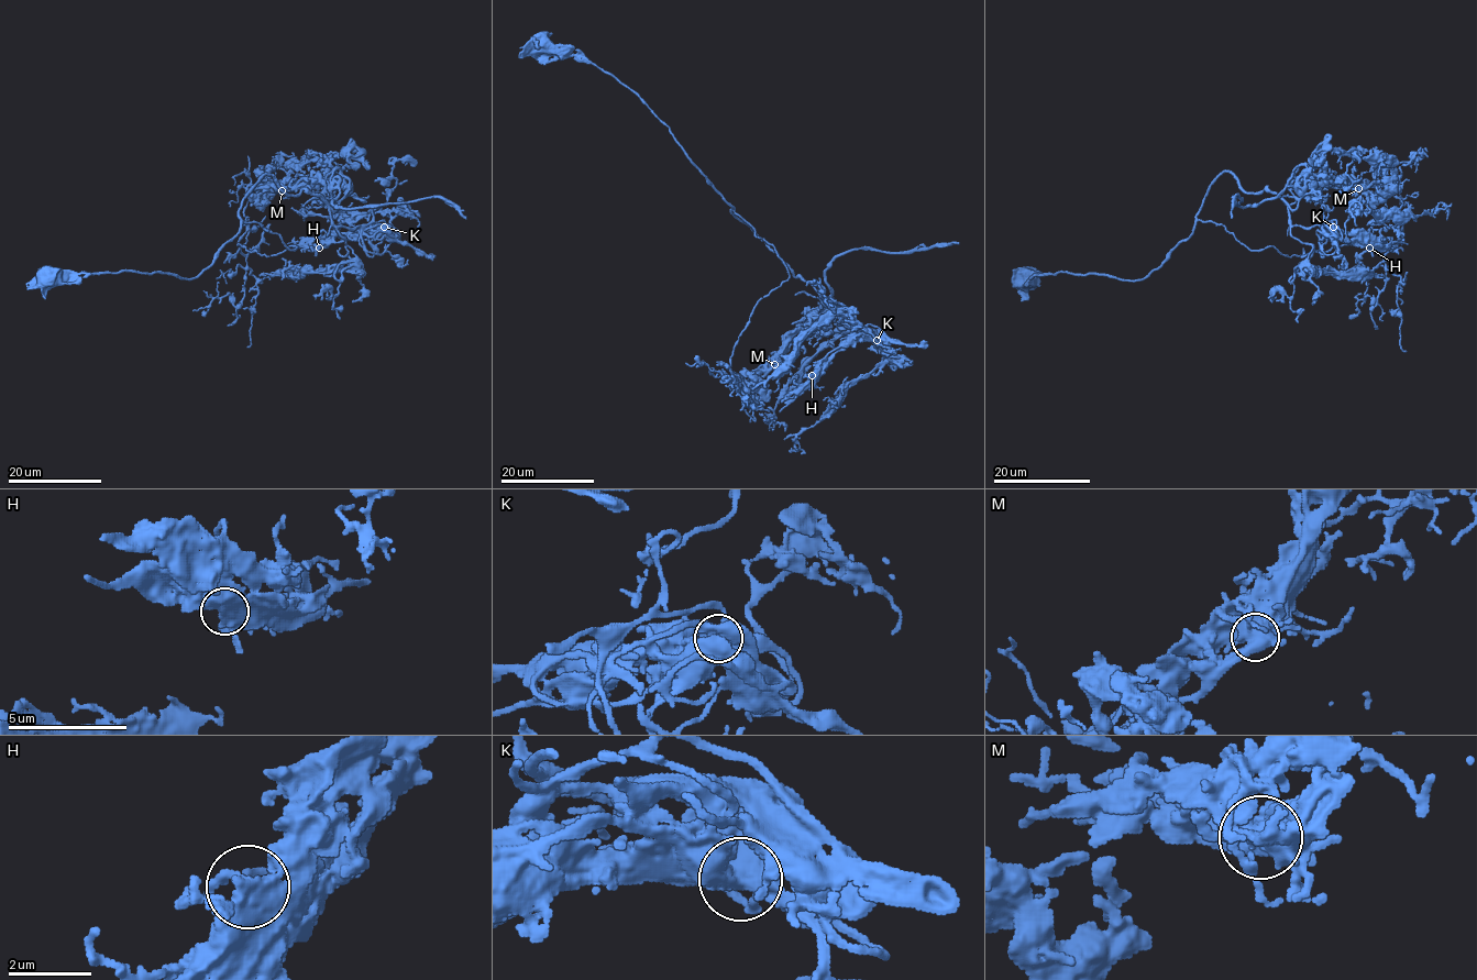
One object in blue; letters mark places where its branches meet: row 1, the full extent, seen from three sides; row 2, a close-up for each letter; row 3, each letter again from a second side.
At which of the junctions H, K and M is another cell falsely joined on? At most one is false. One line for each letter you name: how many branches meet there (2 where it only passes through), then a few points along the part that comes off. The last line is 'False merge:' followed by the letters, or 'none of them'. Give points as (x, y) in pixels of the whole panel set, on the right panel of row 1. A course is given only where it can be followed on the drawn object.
M: Branches: 6. Course of the part to remove: (1358, 188), (1327, 187), (1321, 176), (1307, 175), (1276, 197), (1245, 207), (1238, 206), (1235, 195), (1232, 218)
False merge: M

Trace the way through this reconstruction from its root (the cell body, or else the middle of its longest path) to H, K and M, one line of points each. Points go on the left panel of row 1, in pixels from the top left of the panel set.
H: (50, 274), (193, 279), (237, 233), (265, 174), (362, 230), (318, 248)
K: (50, 274), (193, 279), (237, 233), (243, 197), (265, 174), (287, 194), (318, 195), (335, 226), (384, 227)
M: (50, 274), (193, 279), (237, 233), (243, 197), (265, 174), (287, 194), (332, 200), (323, 182), (283, 190)

